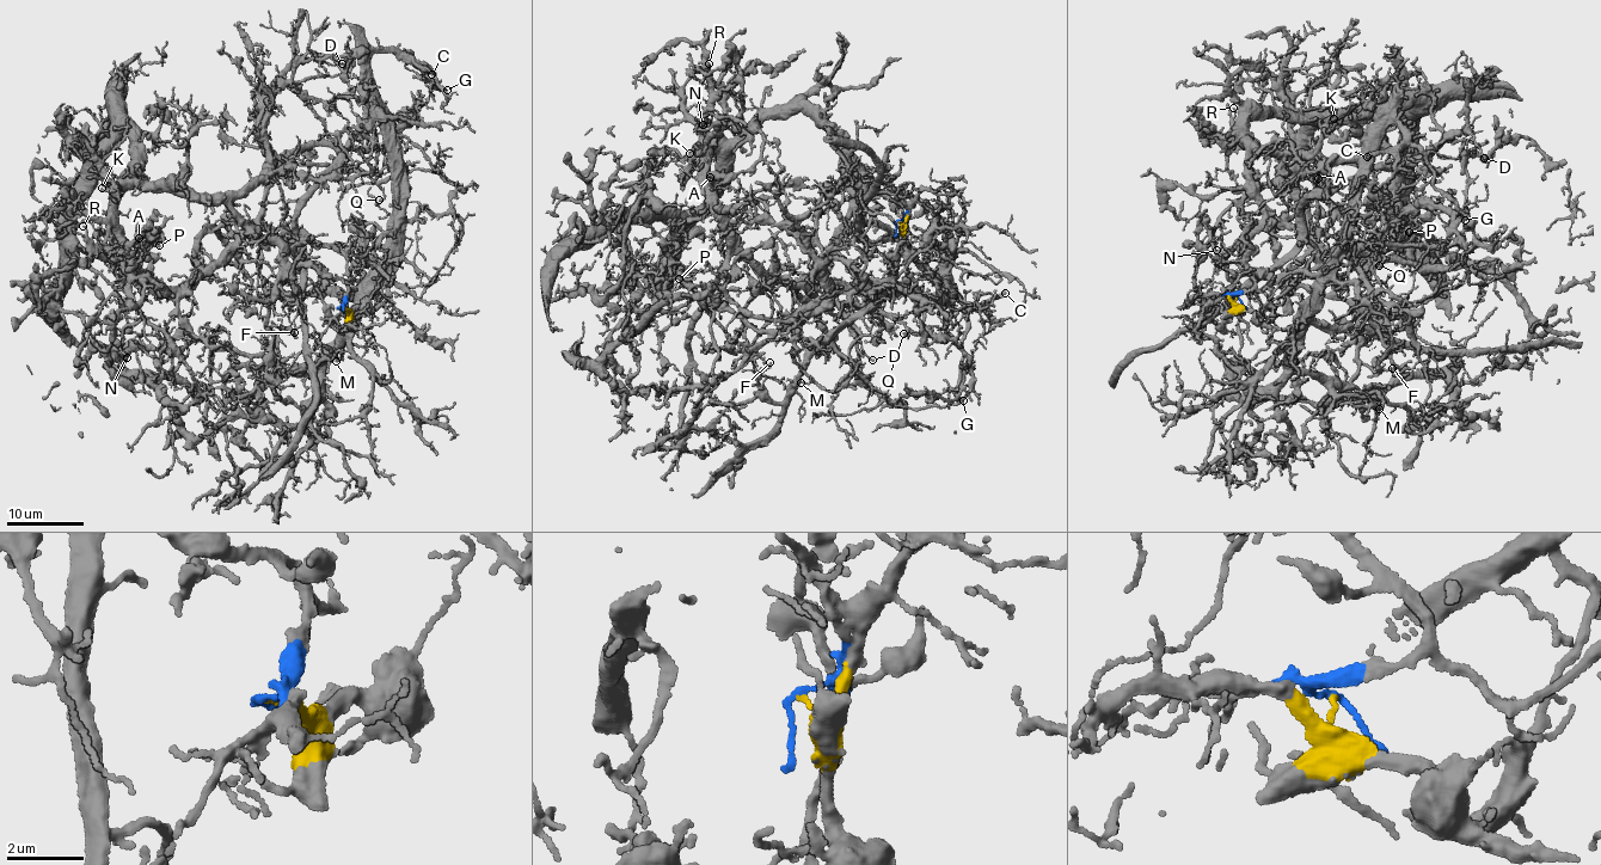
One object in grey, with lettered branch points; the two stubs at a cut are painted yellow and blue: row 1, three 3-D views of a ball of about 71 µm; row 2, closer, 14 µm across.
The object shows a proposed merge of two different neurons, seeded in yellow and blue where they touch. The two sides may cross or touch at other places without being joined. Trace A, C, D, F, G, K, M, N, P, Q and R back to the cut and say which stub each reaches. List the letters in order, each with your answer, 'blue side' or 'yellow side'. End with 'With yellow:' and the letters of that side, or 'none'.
A: blue side
C: yellow side
D: blue side
F: yellow side
G: yellow side
K: blue side
M: yellow side
N: blue side
P: blue side
Q: blue side
R: blue side
With yellow: C, F, G, M

